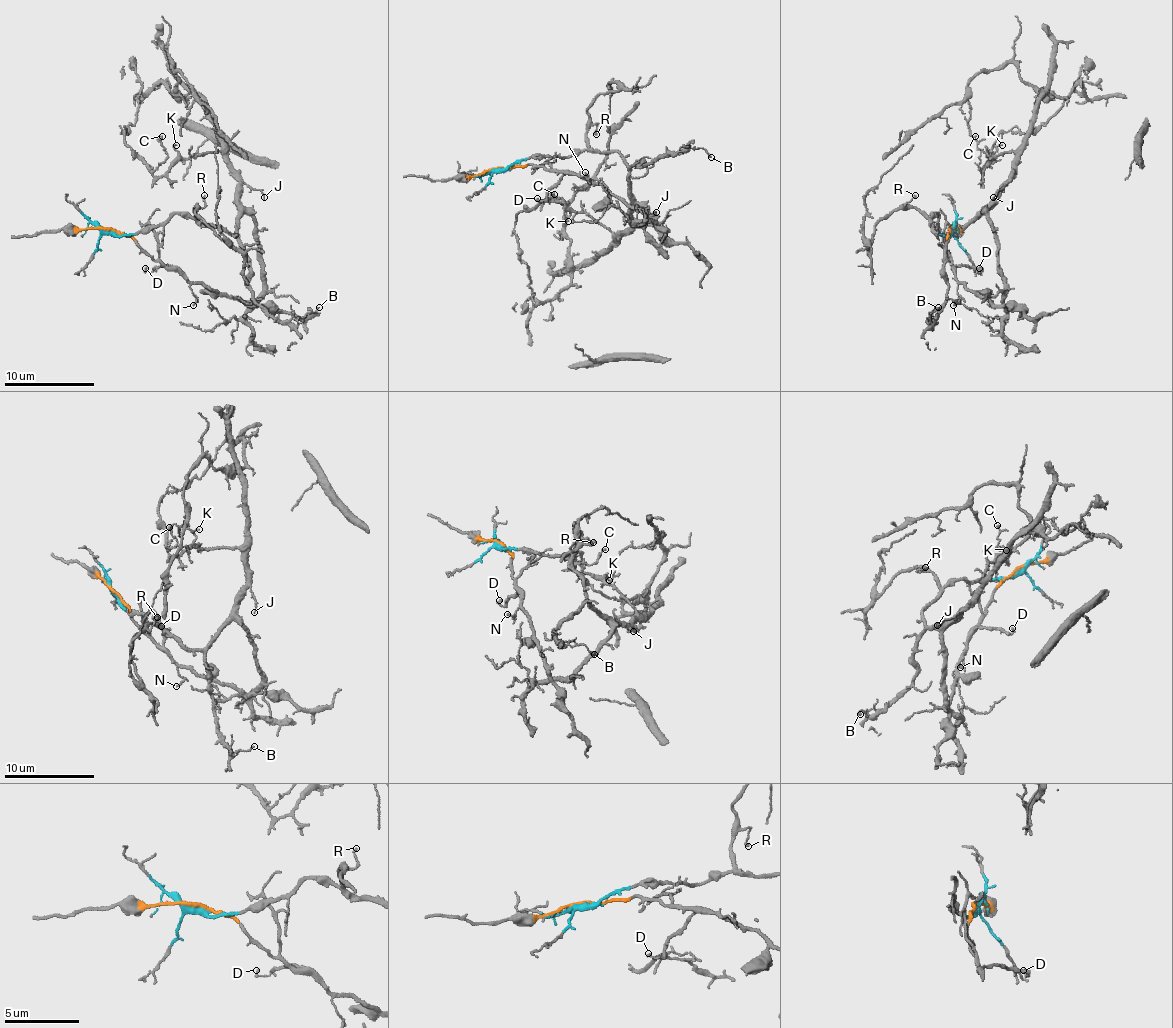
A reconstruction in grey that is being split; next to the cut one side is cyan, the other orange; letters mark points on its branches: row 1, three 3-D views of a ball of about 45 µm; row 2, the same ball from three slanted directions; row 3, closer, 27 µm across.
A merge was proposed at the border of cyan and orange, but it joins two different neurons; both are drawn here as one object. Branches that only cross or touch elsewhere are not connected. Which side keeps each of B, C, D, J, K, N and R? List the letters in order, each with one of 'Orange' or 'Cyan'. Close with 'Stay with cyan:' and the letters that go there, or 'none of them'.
B: Cyan
C: Cyan
D: Orange
J: Cyan
K: Cyan
N: Orange
R: Cyan
Stay with cyan: B, C, J, K, R

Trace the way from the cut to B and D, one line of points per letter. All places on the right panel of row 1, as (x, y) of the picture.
B: (950, 229), (939, 232), (937, 214), (930, 220), (948, 238), (948, 290), (939, 314), (926, 319), (937, 308)
D: (950, 229), (946, 256), (950, 263), (959, 267), (968, 265), (982, 272), (980, 267)

